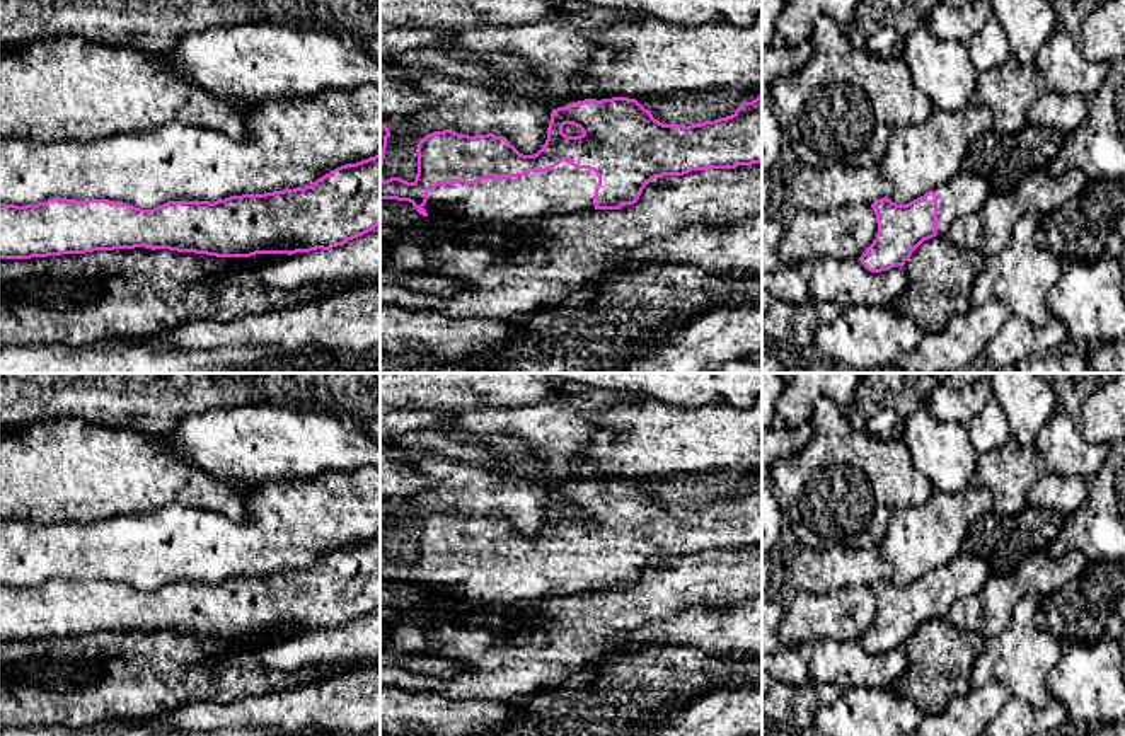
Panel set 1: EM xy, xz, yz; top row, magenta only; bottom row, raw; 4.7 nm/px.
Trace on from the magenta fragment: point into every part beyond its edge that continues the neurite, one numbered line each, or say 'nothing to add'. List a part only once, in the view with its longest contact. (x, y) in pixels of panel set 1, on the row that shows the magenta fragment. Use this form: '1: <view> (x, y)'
1: xz (563, 189)

